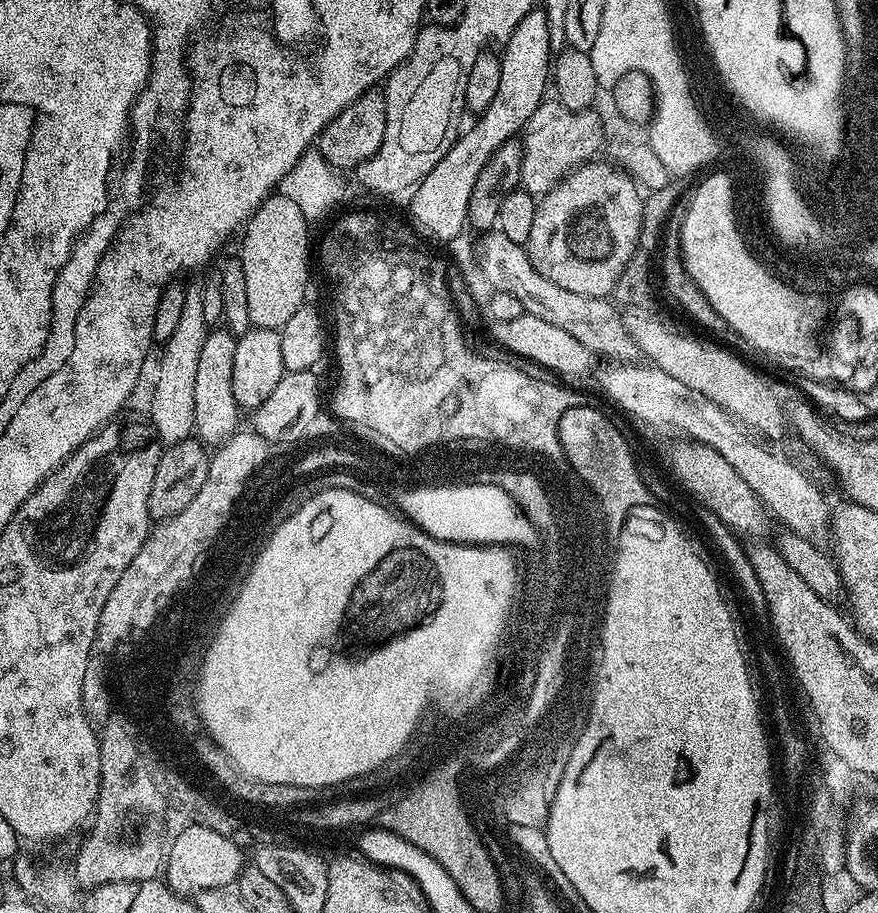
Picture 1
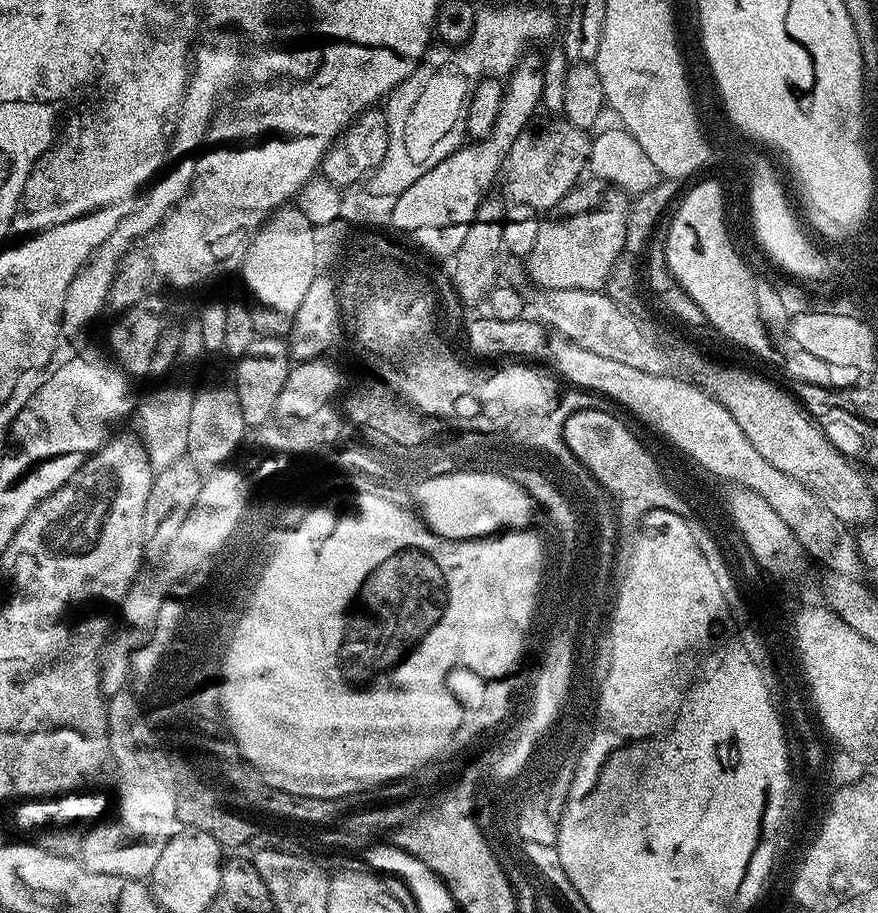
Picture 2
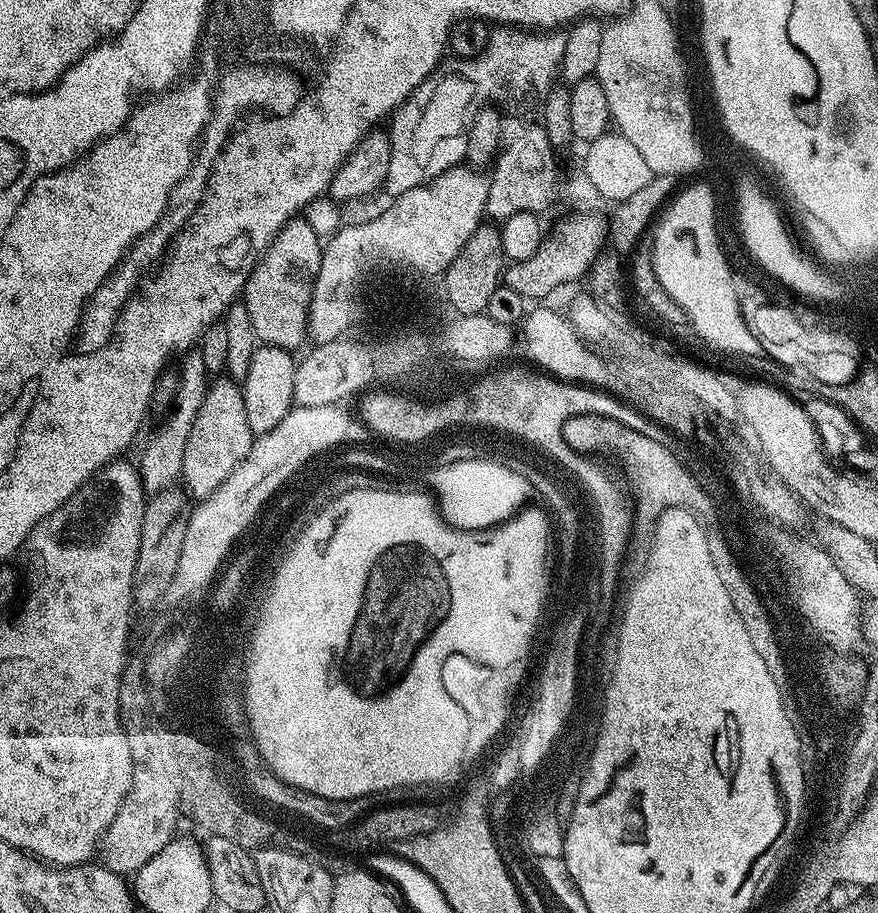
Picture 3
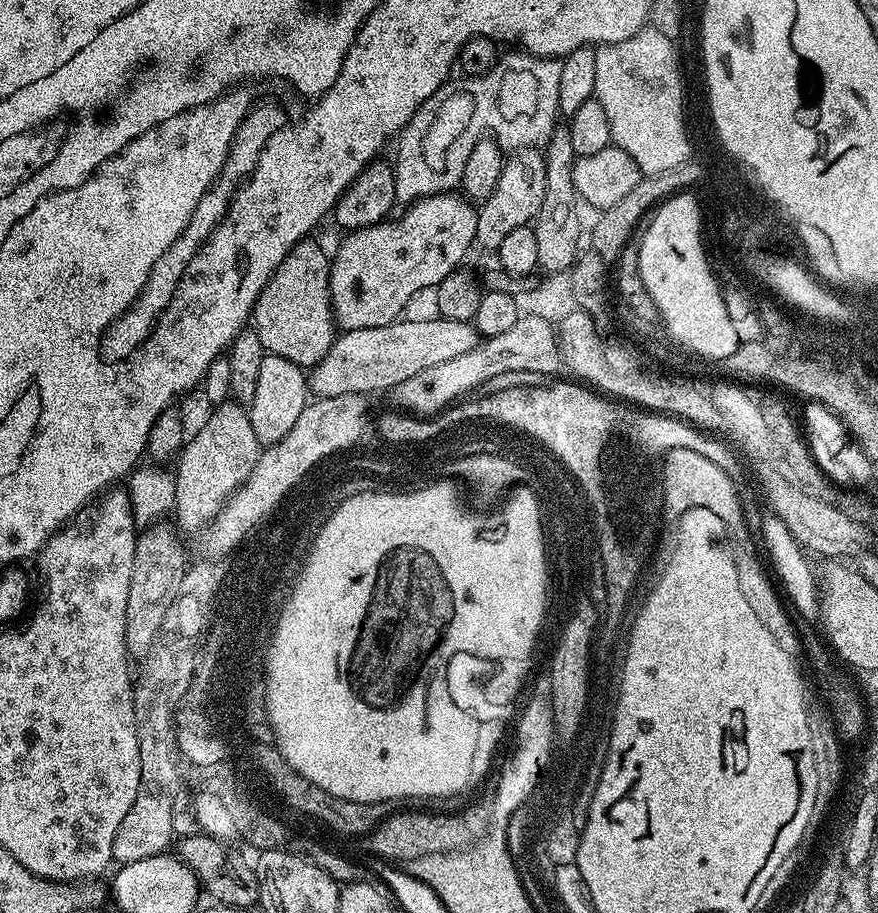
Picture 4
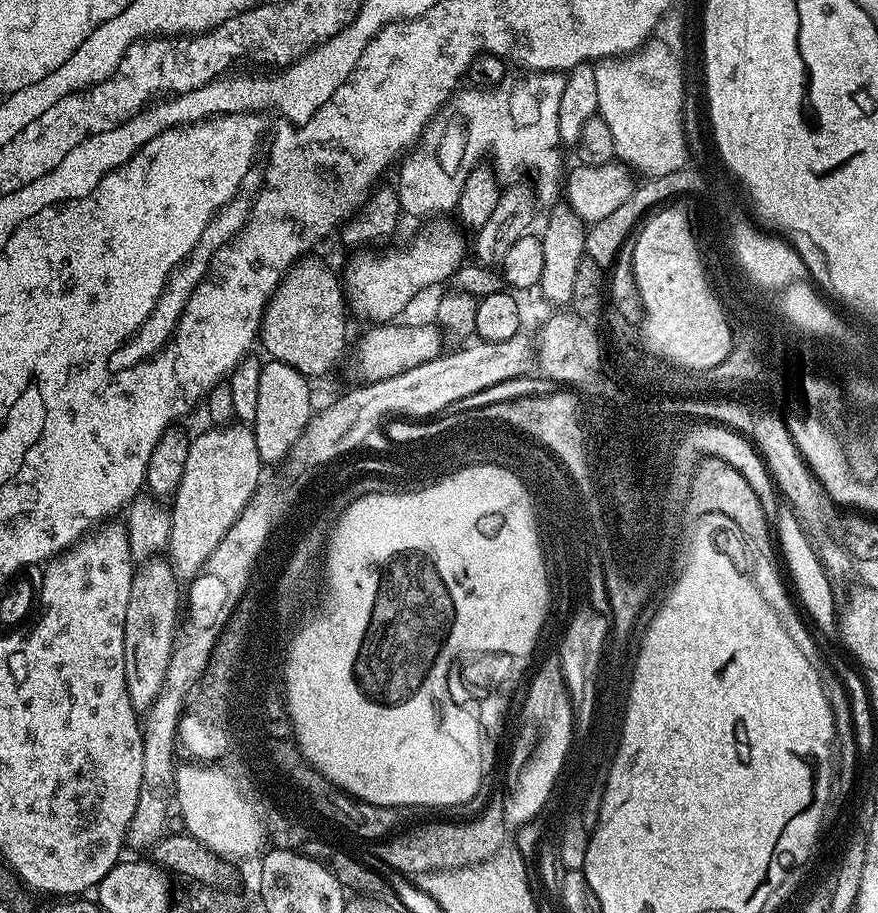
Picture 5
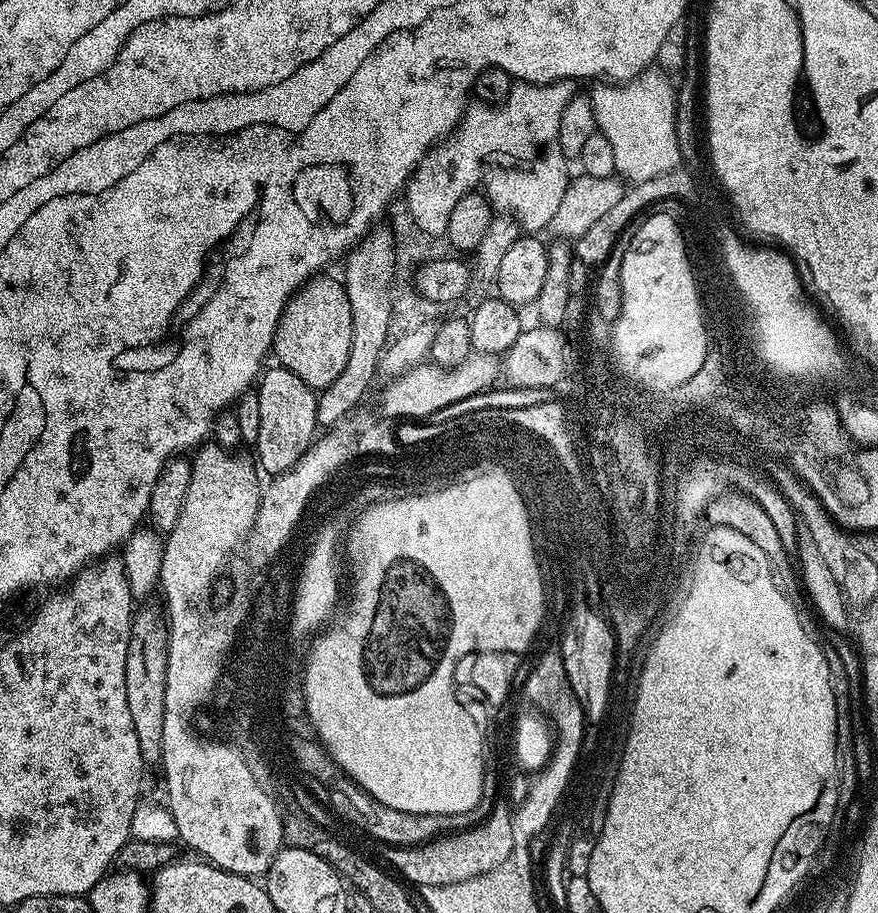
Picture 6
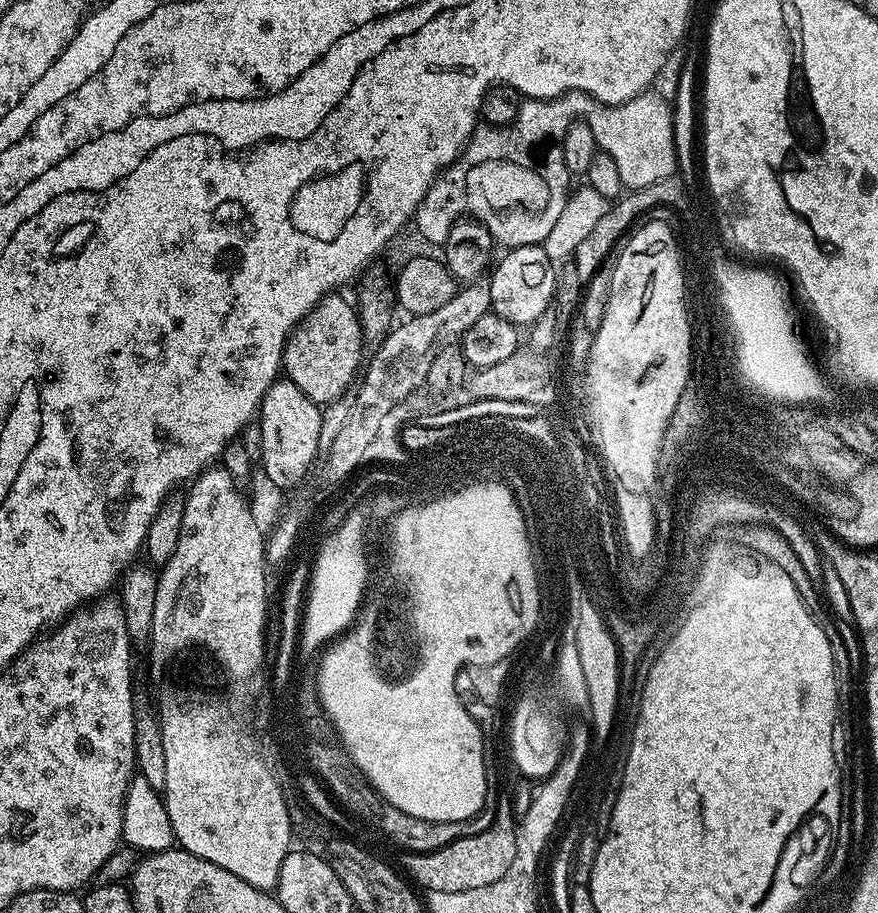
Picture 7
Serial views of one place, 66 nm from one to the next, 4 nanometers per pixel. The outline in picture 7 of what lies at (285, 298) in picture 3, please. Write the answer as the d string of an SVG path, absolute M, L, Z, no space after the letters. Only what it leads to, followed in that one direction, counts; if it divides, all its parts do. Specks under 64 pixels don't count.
M329 294L321 297L292 329L284 343L282 372L315 404L331 404L345 395L352 378L355 374L357 377L365 346L353 301L343 300L340 294Z

